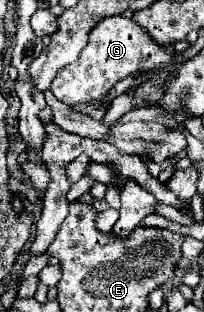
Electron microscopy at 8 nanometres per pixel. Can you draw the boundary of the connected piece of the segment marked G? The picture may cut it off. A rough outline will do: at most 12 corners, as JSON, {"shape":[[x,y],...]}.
{"shape":[[124,16],[98,22],[50,90],[70,106],[172,62]]}

